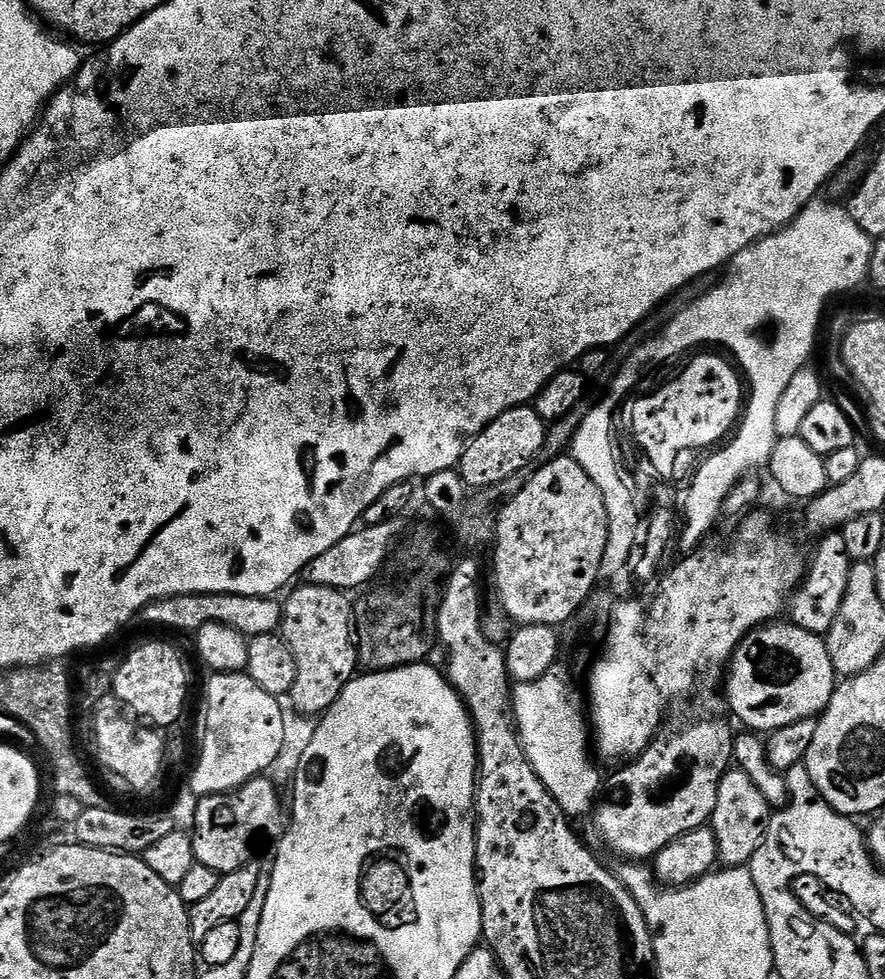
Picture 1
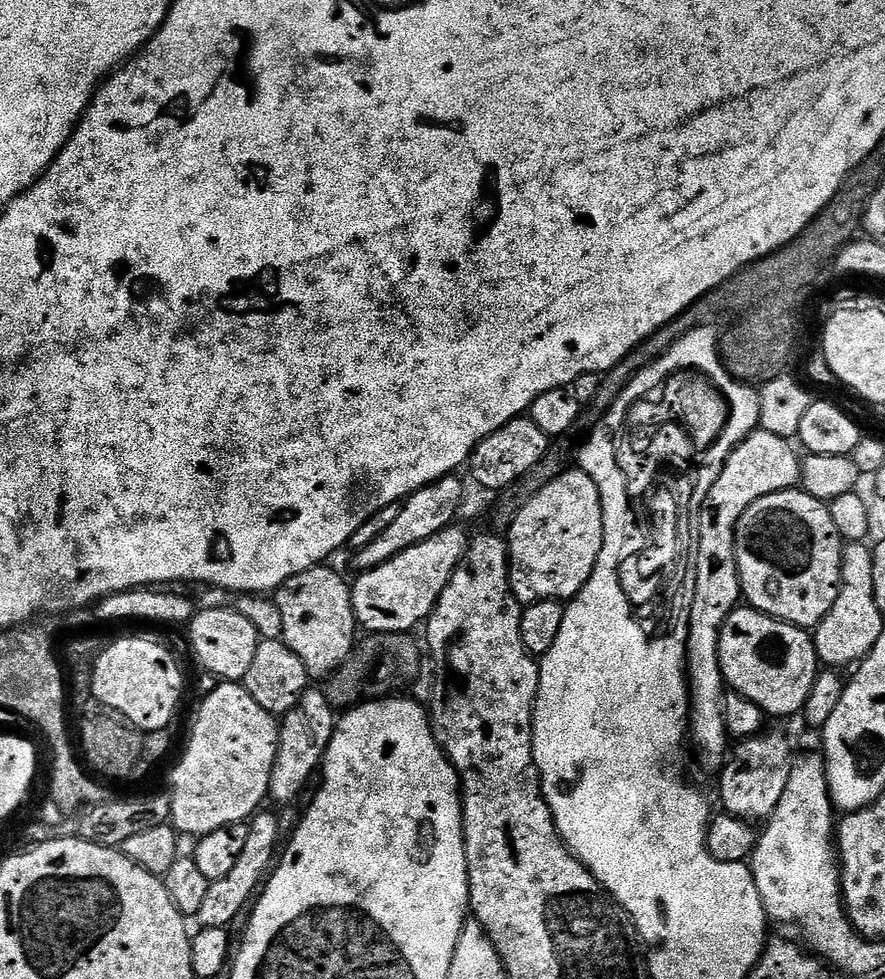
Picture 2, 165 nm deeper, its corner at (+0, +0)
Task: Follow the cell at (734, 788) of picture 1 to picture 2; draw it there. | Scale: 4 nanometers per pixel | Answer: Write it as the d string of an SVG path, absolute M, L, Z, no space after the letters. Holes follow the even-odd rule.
M767 732L741 739L737 743L740 745L737 748L735 745L729 751L718 772L723 811L739 820L767 821L774 814L774 806L778 806L786 790L786 778L790 778L792 760L788 756L788 740L780 732Z

